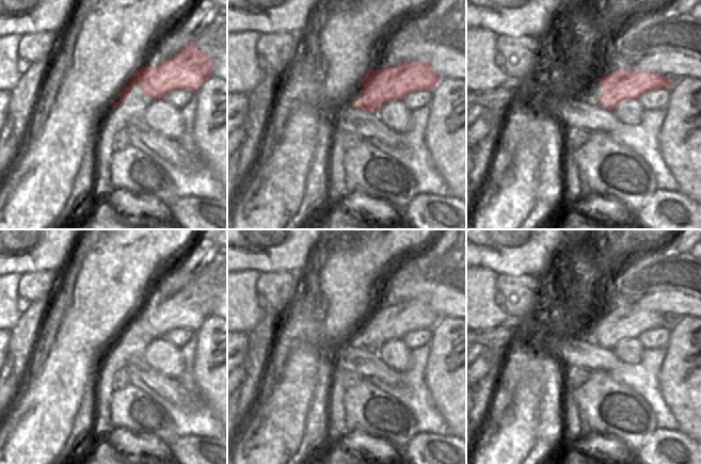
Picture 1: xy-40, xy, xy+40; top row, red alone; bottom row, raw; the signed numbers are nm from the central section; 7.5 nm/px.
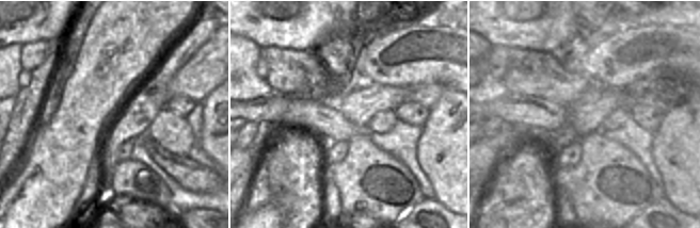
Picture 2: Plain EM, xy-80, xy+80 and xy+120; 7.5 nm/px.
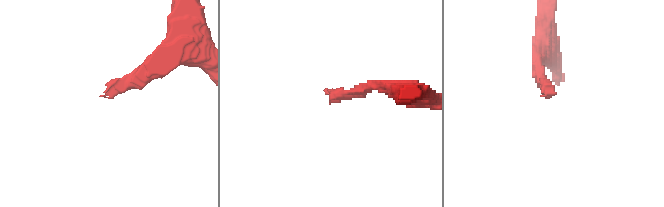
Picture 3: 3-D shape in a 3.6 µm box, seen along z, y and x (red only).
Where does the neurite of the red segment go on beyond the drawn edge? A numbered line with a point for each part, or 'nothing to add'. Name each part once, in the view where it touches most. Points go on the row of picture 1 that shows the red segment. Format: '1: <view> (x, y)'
1: xy+40 (589, 93)

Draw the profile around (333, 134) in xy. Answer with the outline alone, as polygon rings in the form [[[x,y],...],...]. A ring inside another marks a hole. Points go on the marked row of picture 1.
[[[332,129],[329,132],[329,153],[334,151],[334,147],[336,145],[336,141],[338,139],[338,130],[337,129]]]

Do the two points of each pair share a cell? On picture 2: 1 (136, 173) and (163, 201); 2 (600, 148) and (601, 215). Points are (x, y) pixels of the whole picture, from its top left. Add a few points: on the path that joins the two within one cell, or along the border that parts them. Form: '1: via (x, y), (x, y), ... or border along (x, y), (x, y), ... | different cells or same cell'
1: via (142, 180), (156, 194) | same cell
2: via (600, 165), (597, 186), (601, 191), (601, 198) | same cell

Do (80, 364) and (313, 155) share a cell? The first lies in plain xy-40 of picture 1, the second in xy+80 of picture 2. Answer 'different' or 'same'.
same

